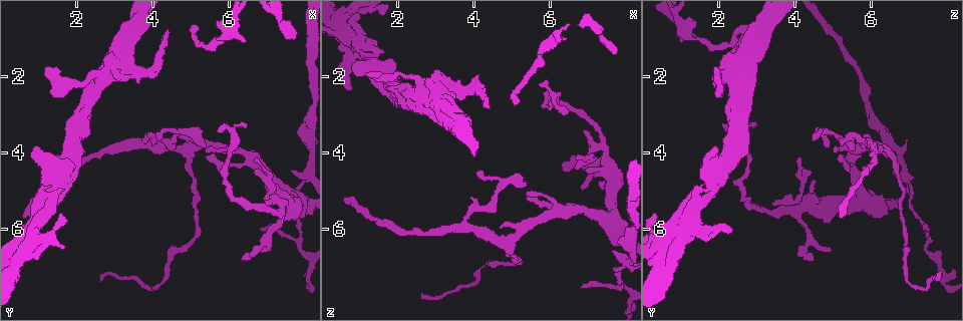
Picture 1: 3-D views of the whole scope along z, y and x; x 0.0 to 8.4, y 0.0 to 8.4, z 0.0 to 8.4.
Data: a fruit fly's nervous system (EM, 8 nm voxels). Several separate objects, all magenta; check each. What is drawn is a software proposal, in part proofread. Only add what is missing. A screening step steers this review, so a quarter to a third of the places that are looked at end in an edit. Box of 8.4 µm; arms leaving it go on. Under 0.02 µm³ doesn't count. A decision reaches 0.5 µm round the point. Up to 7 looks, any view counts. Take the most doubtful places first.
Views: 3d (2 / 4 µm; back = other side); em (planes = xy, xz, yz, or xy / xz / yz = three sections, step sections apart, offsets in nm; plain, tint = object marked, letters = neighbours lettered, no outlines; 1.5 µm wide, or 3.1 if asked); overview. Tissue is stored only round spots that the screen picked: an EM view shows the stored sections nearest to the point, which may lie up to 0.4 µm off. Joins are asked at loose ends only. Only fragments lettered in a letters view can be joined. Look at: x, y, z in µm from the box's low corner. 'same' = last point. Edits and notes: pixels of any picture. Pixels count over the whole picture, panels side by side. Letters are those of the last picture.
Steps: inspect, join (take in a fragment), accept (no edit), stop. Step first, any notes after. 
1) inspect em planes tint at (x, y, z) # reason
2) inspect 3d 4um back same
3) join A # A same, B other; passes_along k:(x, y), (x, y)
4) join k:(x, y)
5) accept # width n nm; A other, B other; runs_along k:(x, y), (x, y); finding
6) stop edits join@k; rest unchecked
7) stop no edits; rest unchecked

inspect em planes letters at (5.70, 3.40, 2.25) # thin end

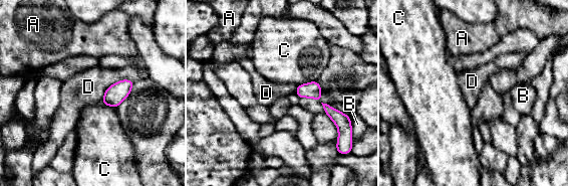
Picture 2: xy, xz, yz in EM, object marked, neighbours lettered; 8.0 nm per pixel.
accept # width 130 nm; longest_contact D 320 nm; A other, B other, C other, D other; no lettered fragment goes on from it

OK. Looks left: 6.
inspect em planes letters at (6.75, 6.05, 7.50) # tapers out

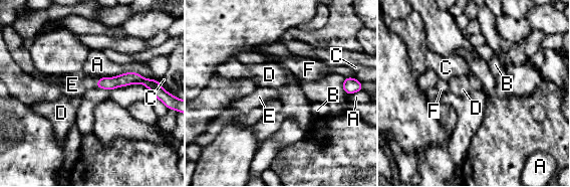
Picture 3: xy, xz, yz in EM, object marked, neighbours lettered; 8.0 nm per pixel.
join E # A other, B other, C other, D other, E same, F other; the neuron continues

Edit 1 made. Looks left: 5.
inspect 3d 2um back at (6.90, 5.35, 3.40) # an open end

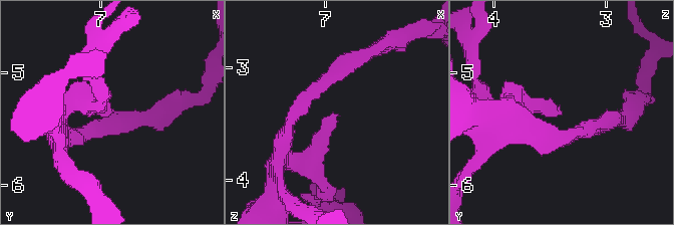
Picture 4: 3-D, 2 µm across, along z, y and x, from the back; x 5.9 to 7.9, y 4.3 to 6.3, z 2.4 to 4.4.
inspect em planes letters at (6.94, 5.36, 3.44)

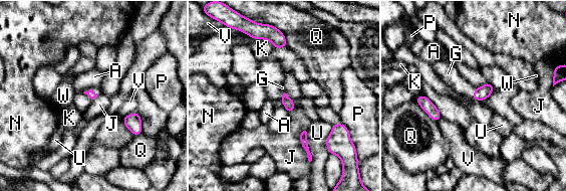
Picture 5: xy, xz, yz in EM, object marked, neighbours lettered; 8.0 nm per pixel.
join G # A other, G same, J other, K other, N other, P other, Q other, U other, V other, W other; the neuron continues

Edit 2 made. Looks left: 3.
stop edits join@3, join@5; rest unchecked

